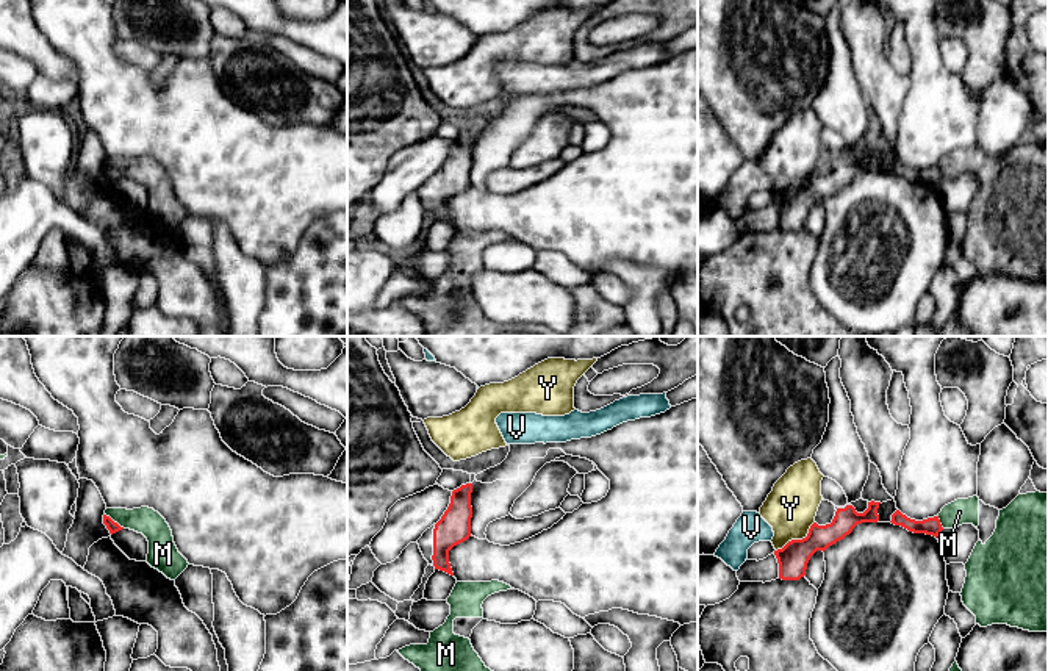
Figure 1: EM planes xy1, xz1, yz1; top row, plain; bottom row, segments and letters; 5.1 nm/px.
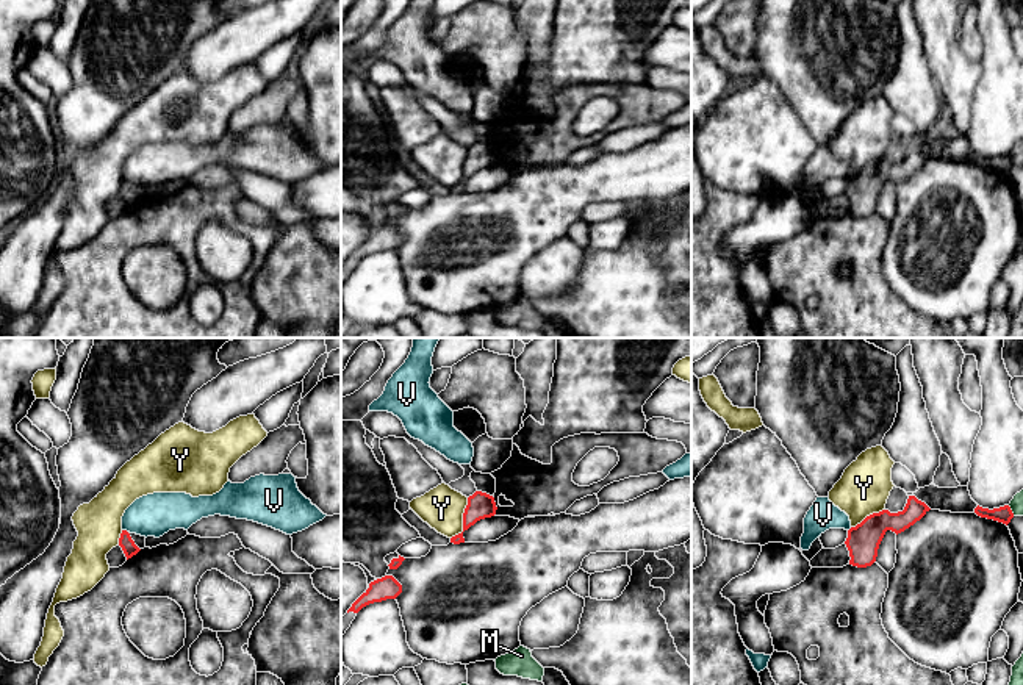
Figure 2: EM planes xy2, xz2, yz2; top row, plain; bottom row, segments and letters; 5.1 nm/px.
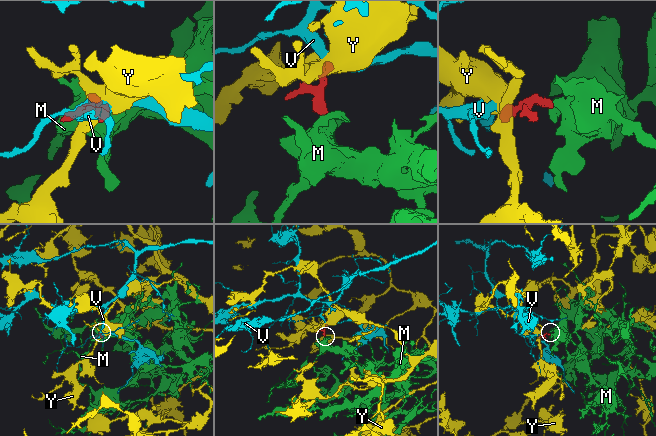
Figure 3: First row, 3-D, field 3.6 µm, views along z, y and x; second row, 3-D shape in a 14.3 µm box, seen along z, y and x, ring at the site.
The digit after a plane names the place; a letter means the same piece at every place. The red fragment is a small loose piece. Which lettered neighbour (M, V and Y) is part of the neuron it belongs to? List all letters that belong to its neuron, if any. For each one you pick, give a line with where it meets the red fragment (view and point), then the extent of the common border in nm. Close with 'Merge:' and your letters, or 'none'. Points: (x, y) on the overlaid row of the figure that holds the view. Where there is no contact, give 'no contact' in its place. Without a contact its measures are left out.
M: contact xy1 (113, 521); length 130 nm
Merge: M

